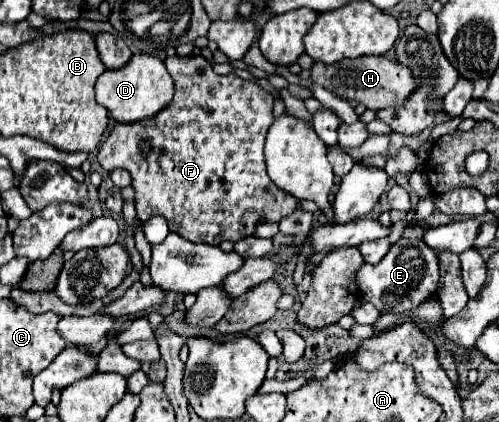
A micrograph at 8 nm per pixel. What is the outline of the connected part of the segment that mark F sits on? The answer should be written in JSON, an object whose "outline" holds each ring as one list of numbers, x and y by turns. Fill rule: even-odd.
{"outline":[[175,55,175,57,167,57,165,65,167,65,167,71,169,71,171,79,175,81,175,97,173,97,171,107,163,109,159,115,155,115,155,117,149,119,149,121,139,121,139,123,129,123,129,125,117,123,115,129,111,131,111,135,107,137,107,141,101,145,99,155,97,155,97,161,101,163,101,167,103,167,105,171,125,169,125,171,131,173,133,189,135,189,135,209,137,209,137,217,139,217,141,221,147,221,147,219,151,219,153,215,161,215,161,217,167,221,169,231,177,233,179,237,183,237,183,239,187,239,187,241,191,241,191,243,219,245,219,243,223,243,223,241,233,241,233,243,237,243,237,241,249,237,249,235,255,231,255,227,259,225,259,221,263,221,263,219,265,219,265,221,281,221,283,217,291,215,293,209,297,207,297,201,295,201,291,195,285,195,283,191,279,191,279,189,271,183,271,179,269,179,269,175,267,175,267,171,265,171,265,159,263,159,263,145,265,145,267,129,271,127,271,123,273,123,273,119,275,119,273,113,271,113,271,111,273,111,273,95,267,93,261,85,257,85,257,83,253,83,253,81,245,81,245,79,237,77,235,73,217,75,217,73,211,69,211,65,209,65,201,55,197,55,197,57,177,57,177,55],[139,141,147,141,147,143,151,145,151,151,147,153,147,157,145,157,145,153,141,151]]}

